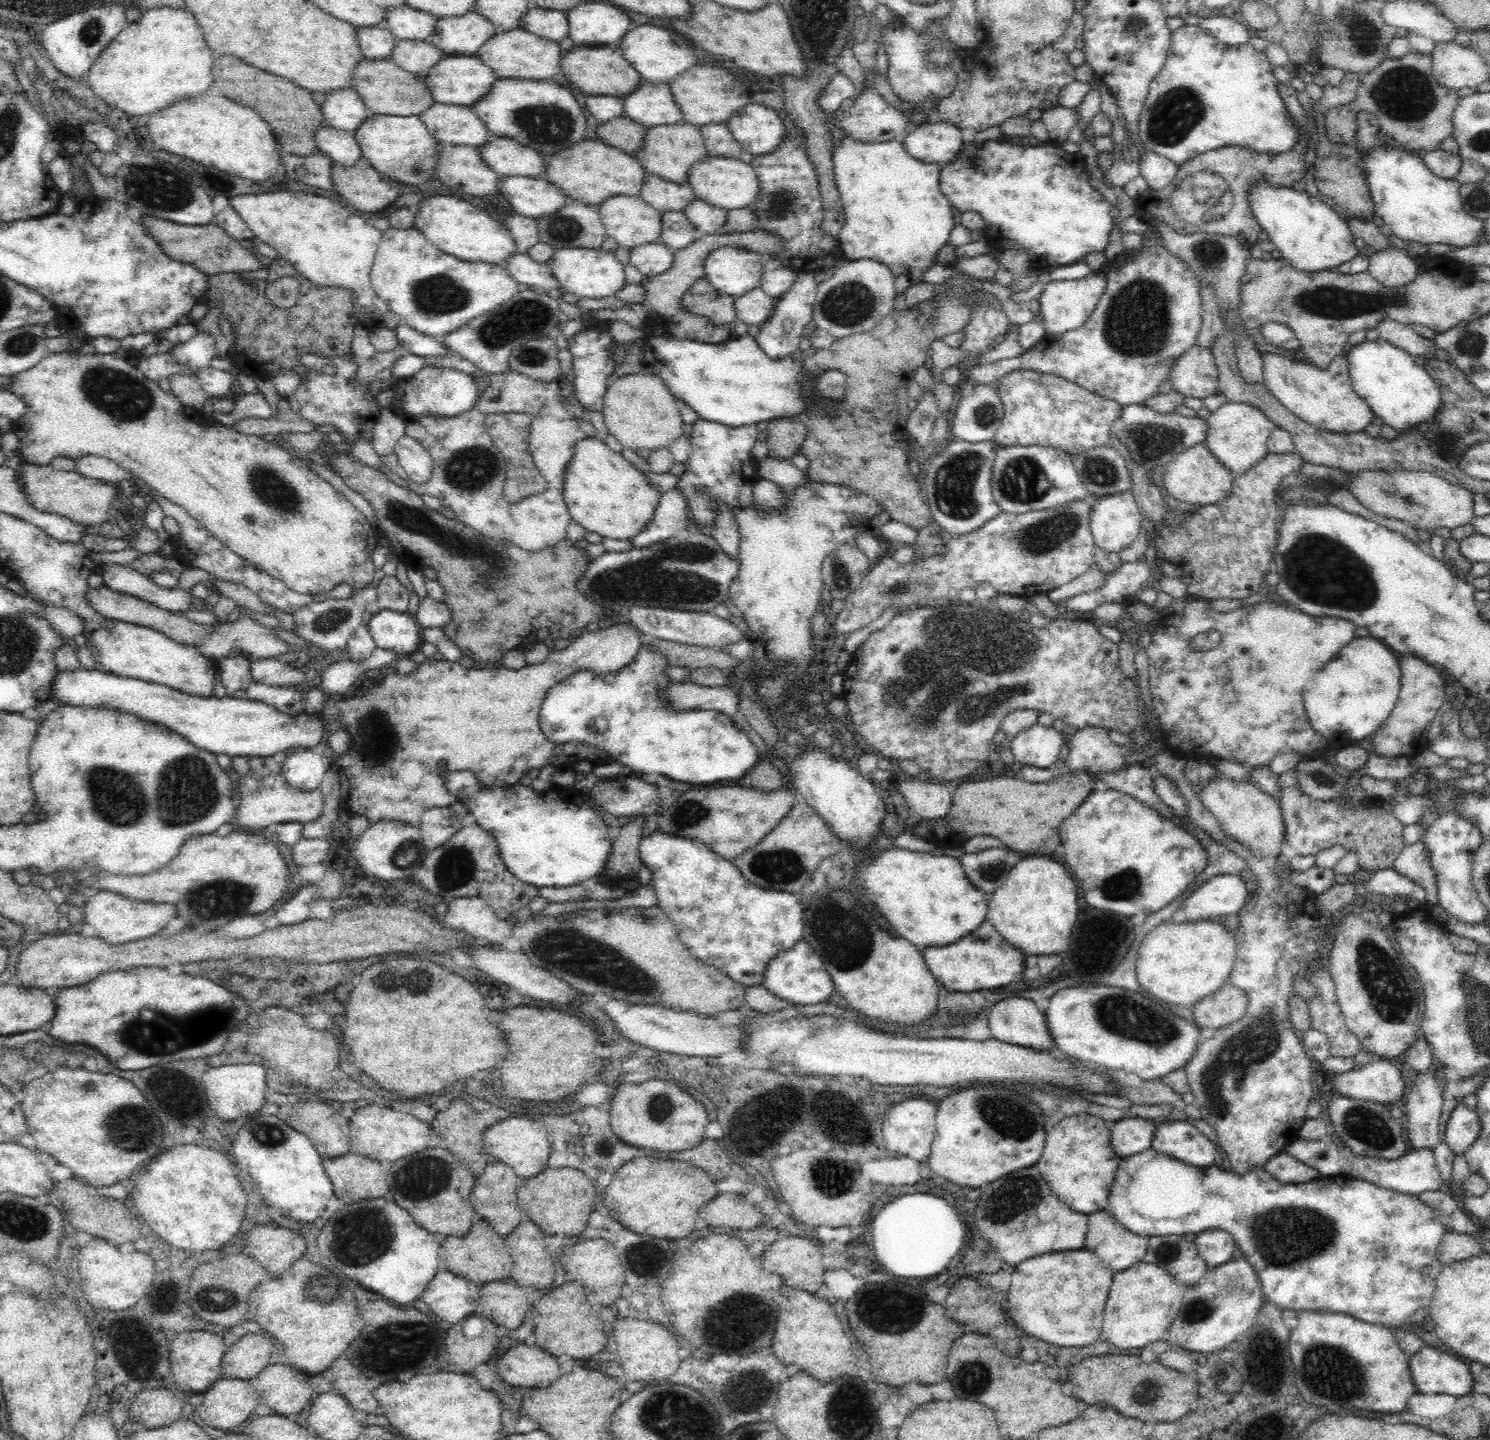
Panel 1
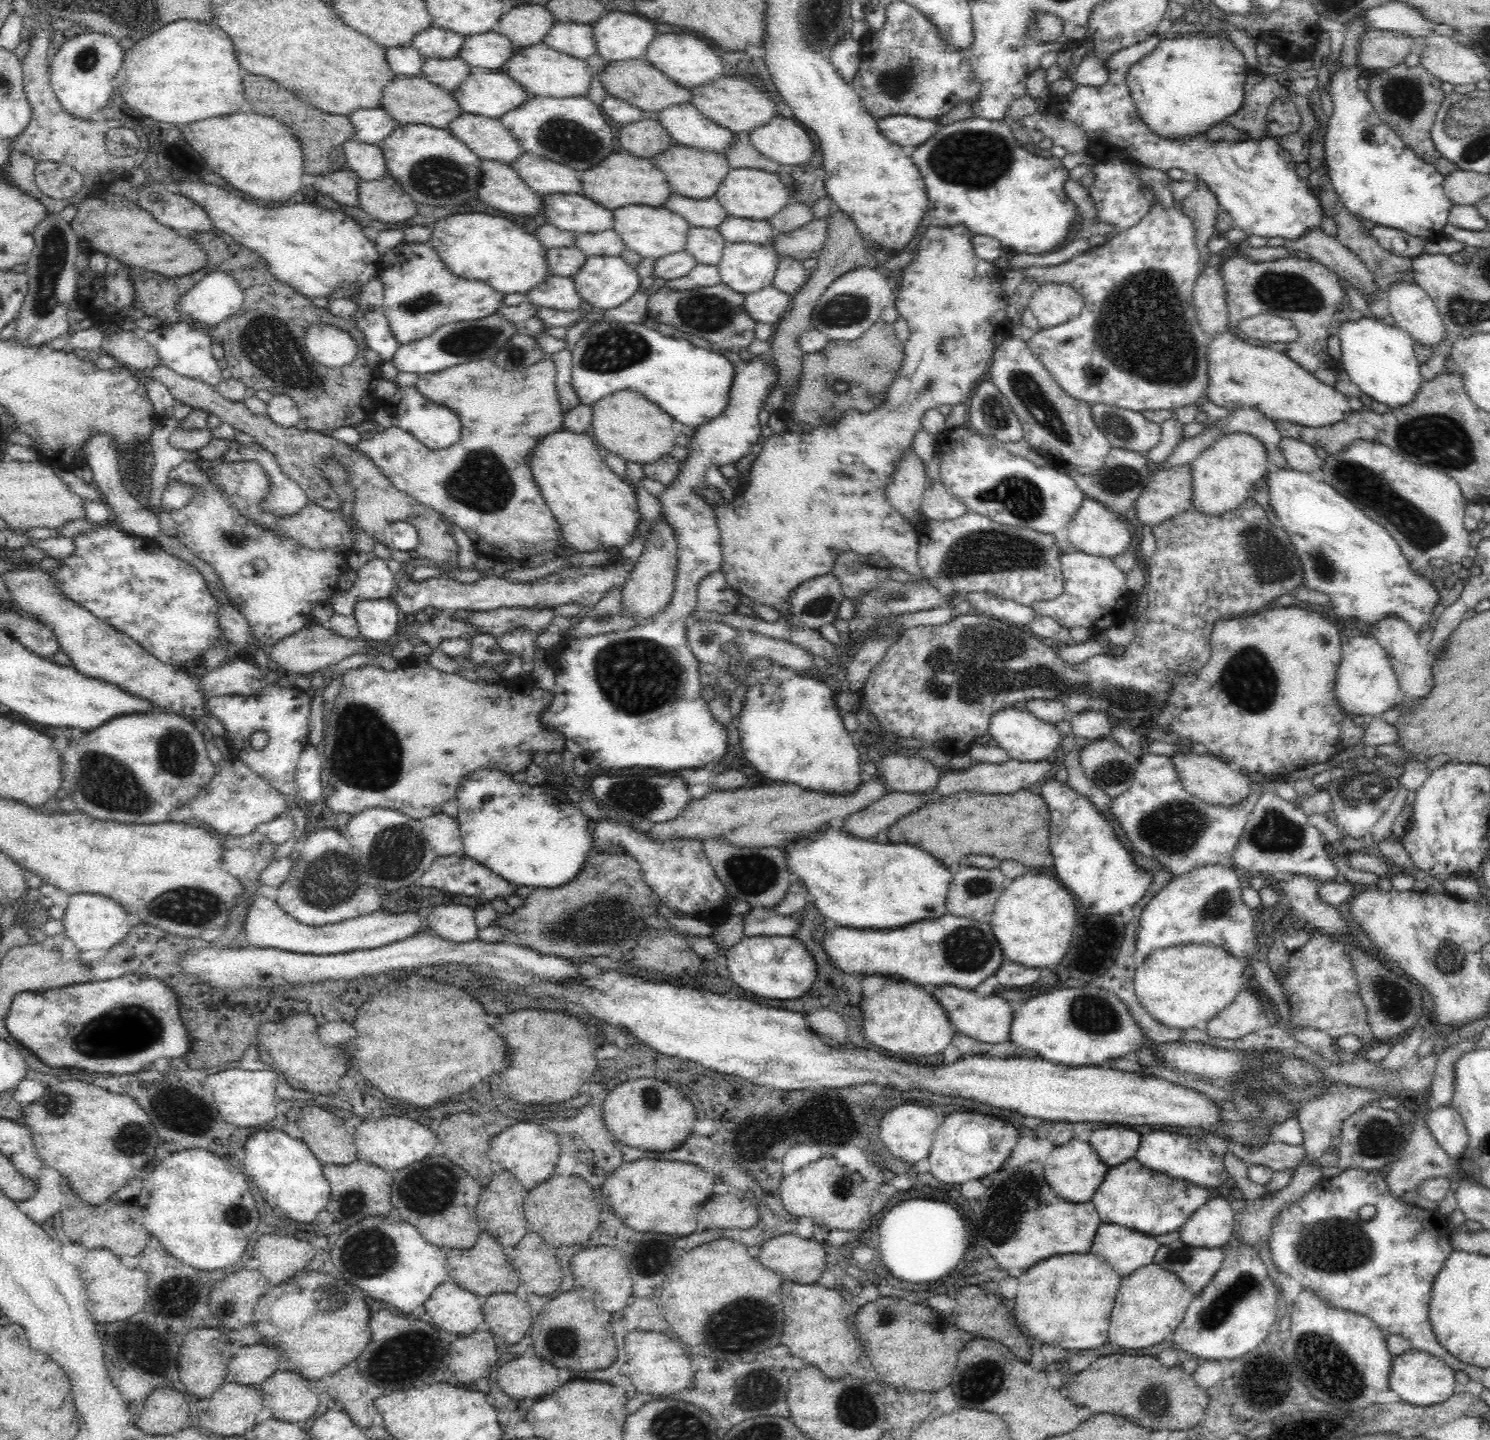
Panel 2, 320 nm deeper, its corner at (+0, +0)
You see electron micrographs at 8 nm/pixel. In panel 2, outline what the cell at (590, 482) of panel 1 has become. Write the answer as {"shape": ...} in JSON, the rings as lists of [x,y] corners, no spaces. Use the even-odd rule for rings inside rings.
{"shape":[[[566,428],[546,434],[527,456],[526,465],[532,470],[536,485],[540,488],[548,508],[560,525],[563,542],[572,545],[576,553],[591,553],[621,548],[634,538],[638,524],[638,501],[633,484],[612,472],[603,459],[603,452],[592,440],[590,434],[572,432]]]}

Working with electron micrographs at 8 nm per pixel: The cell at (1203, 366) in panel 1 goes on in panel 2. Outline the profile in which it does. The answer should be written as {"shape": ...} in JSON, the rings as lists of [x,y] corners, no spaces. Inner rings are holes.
{"shape":[[[1229,330],[1209,338],[1207,359],[1210,382],[1205,394],[1205,400],[1232,411],[1240,407],[1252,407],[1252,409],[1259,410],[1260,413],[1266,415],[1273,422],[1288,421],[1311,427],[1323,427],[1340,422],[1353,411],[1346,401],[1345,394],[1340,393],[1334,386],[1323,384],[1286,354],[1270,349],[1266,345],[1247,344]]]}

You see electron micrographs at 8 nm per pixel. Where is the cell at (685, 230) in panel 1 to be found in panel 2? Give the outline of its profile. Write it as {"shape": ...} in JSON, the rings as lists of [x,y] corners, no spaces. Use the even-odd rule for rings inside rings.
{"shape":[[[691,226],[685,251],[700,264],[717,265],[723,255],[724,240],[719,229]]]}

